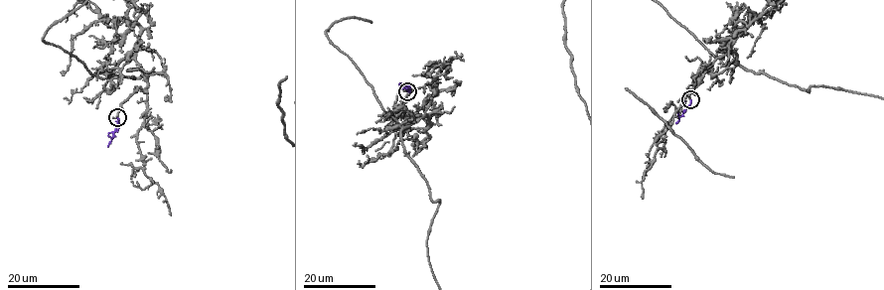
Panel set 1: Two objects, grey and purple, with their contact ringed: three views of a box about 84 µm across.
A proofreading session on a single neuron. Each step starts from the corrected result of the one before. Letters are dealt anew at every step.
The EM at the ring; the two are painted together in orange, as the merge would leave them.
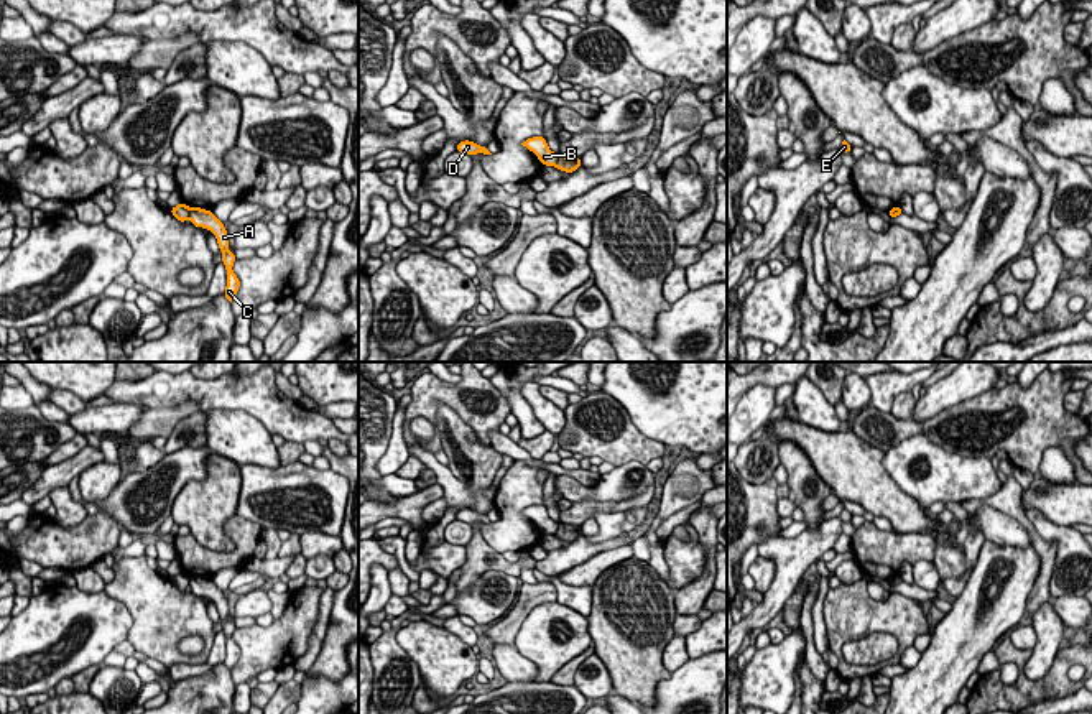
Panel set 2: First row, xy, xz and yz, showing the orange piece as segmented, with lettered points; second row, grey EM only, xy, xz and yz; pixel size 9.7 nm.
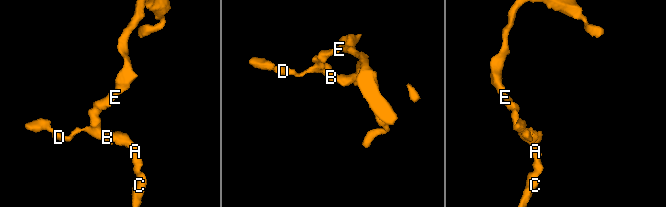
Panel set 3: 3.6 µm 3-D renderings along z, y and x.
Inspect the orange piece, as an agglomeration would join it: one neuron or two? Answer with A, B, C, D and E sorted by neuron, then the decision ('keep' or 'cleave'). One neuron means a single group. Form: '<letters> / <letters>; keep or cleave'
A C / B D E; cleave

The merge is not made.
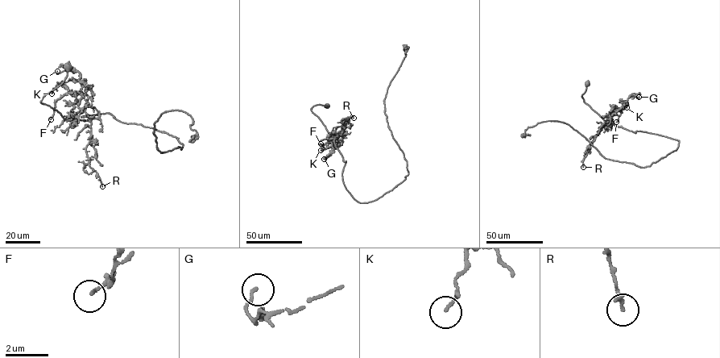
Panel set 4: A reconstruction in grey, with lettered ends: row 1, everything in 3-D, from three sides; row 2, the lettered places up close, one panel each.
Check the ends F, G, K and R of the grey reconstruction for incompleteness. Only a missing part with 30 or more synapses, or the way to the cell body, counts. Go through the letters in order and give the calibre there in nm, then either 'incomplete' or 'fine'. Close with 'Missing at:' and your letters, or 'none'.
F: 130 nm | fine
G: 140 nm | fine
K: 120 nm | fine
R: 190 nm | fine
Missing at: none

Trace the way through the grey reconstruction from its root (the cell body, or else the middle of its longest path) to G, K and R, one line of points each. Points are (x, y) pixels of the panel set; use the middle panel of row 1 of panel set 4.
G: (326, 105), (315, 105), (311, 110), (333, 138), (342, 135), (343, 138), (339, 146), (324, 159)
K: (326, 105), (315, 105), (311, 110), (333, 138), (342, 135), (343, 138), (335, 139), (331, 146), (320, 150)
R: (326, 105), (315, 105), (311, 110), (333, 138), (341, 135), (345, 128), (343, 120), (353, 118)

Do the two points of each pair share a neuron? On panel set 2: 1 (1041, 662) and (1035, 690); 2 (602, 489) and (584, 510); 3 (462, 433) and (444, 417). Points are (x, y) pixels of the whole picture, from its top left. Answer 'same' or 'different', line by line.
1: different
2: different
3: same

